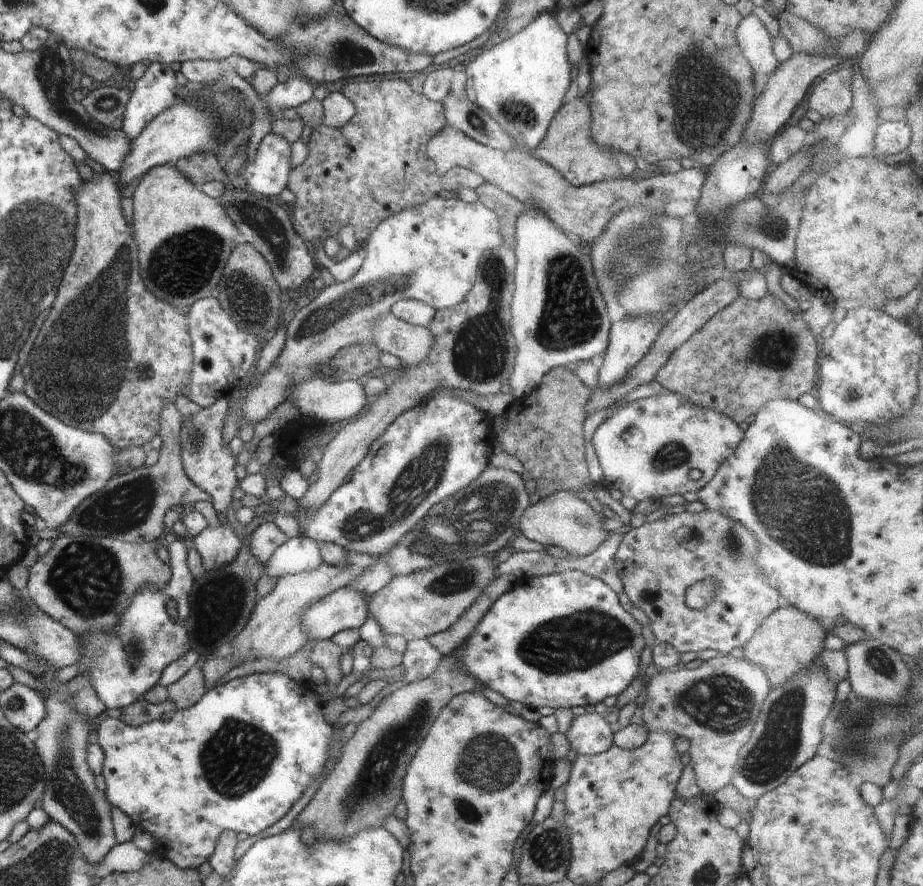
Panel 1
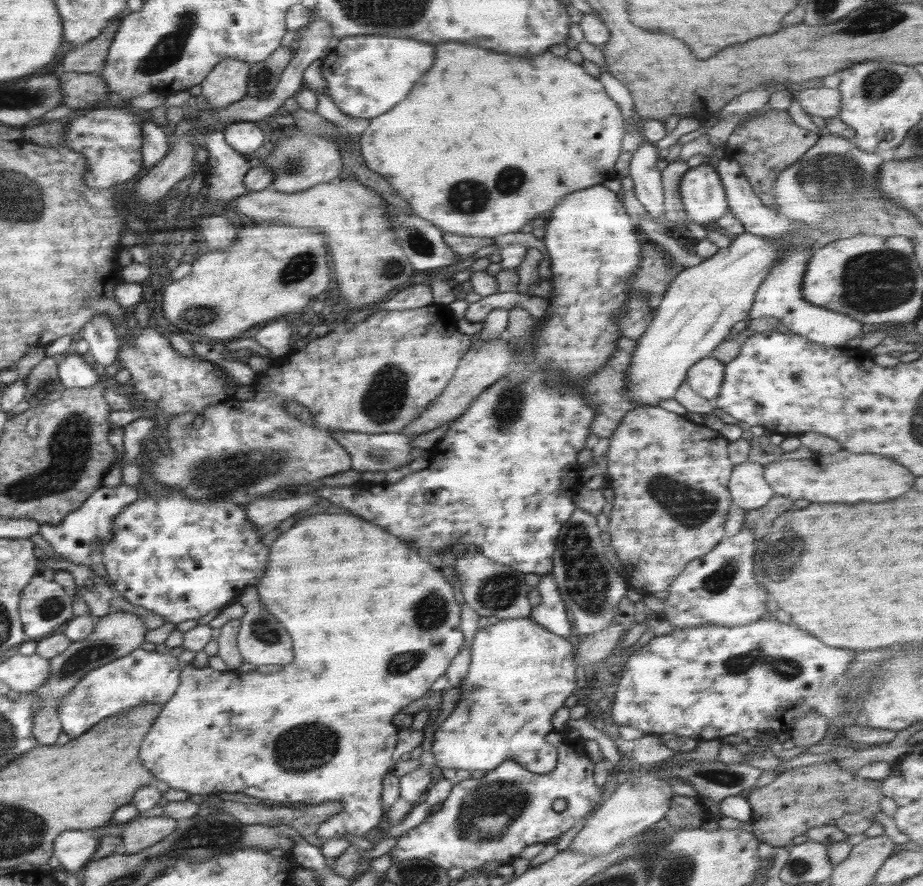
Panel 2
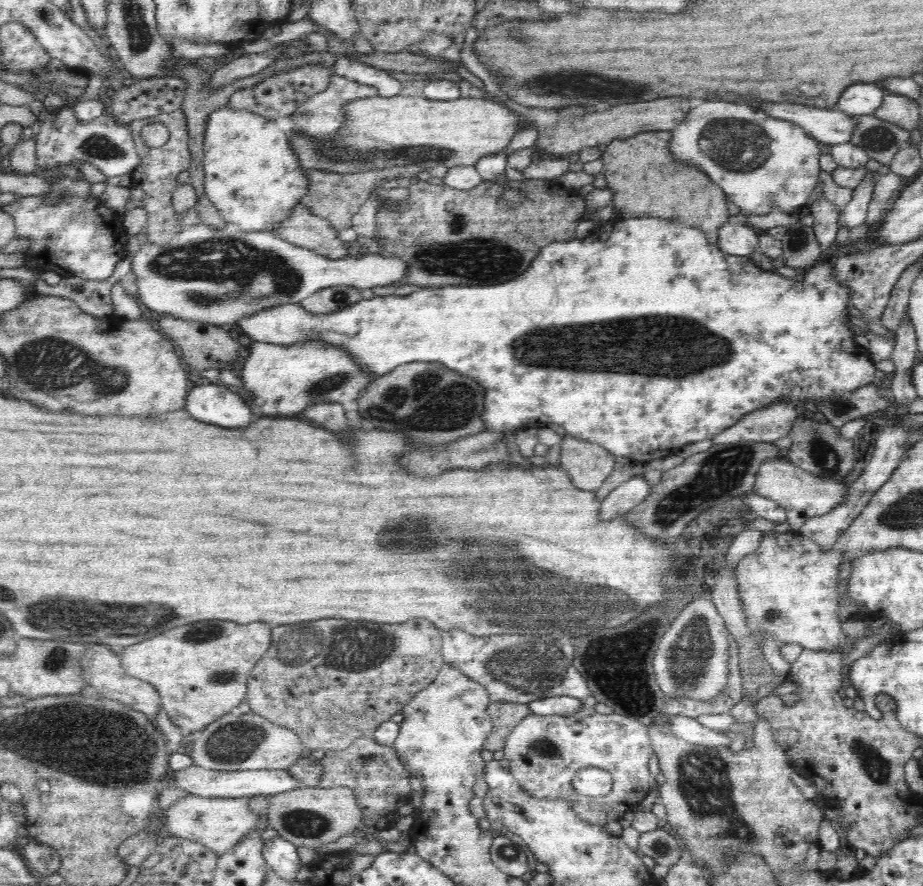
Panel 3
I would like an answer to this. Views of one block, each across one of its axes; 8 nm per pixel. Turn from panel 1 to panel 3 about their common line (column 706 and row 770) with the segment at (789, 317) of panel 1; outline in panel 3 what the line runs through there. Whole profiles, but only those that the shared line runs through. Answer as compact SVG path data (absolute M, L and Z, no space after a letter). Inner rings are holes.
M374 737L357 738L344 750L327 753L322 760L322 776L317 784L320 788L348 787L357 797L358 806L364 809L363 824L367 826L391 828L398 819L397 808L411 794L411 776L400 763L394 746L380 744Z

